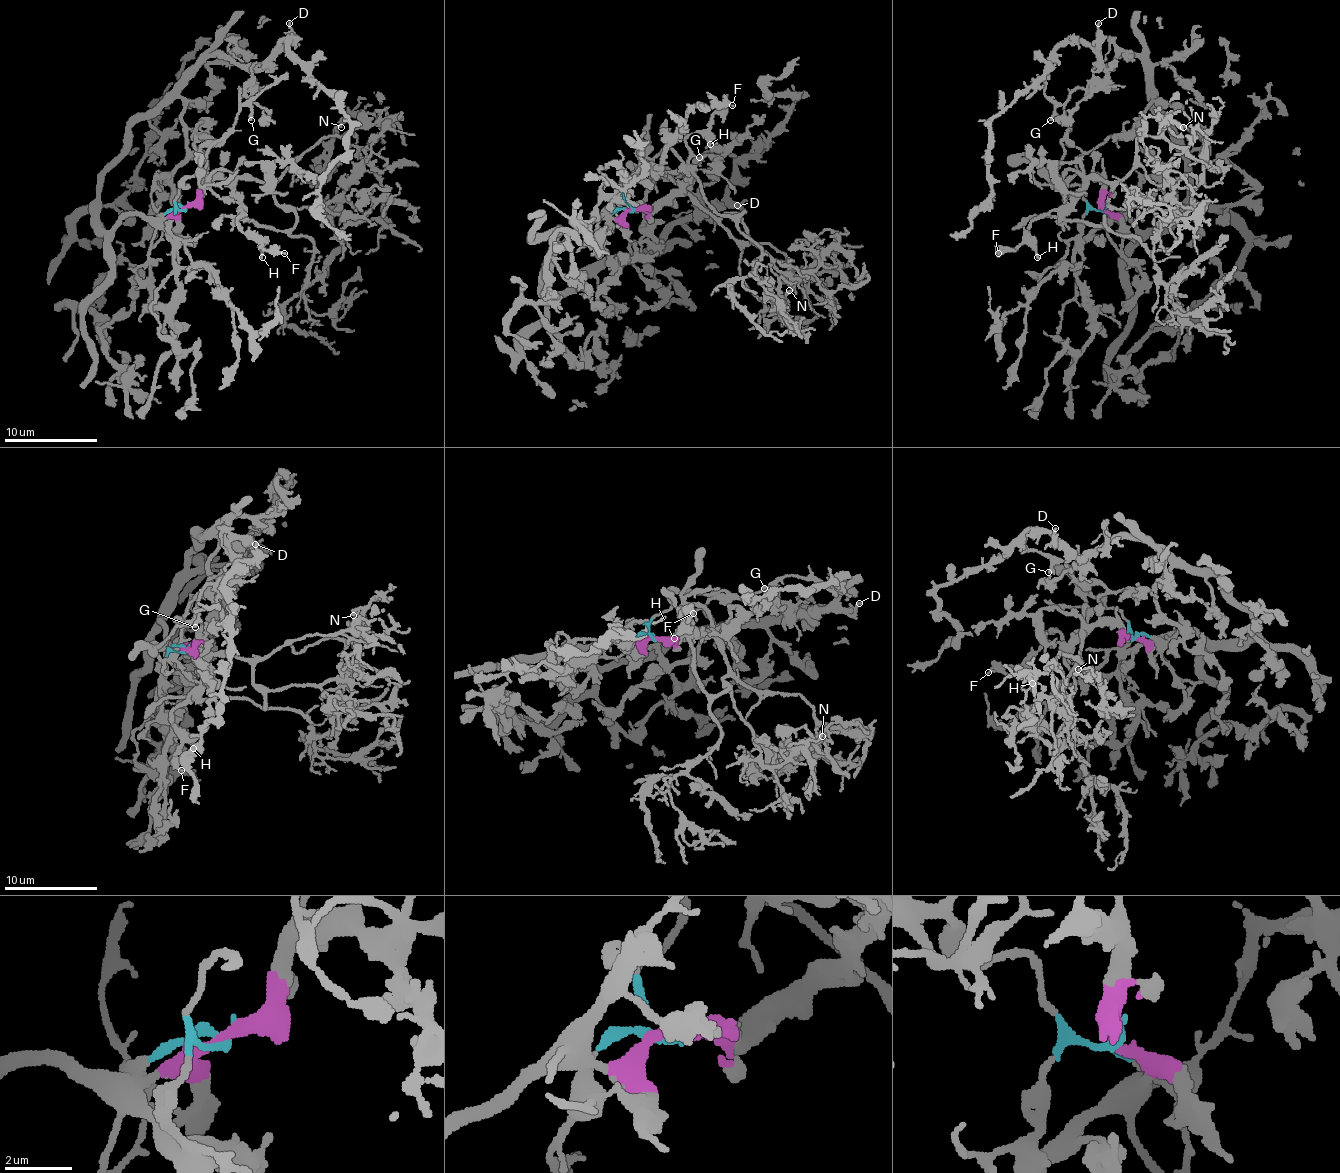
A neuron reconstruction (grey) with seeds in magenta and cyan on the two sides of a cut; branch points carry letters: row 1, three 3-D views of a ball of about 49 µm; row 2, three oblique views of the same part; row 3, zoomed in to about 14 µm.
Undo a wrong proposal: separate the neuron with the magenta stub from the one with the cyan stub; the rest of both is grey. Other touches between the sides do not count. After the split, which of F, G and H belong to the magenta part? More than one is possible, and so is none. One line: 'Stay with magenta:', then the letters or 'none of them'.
Stay with magenta: F, H

